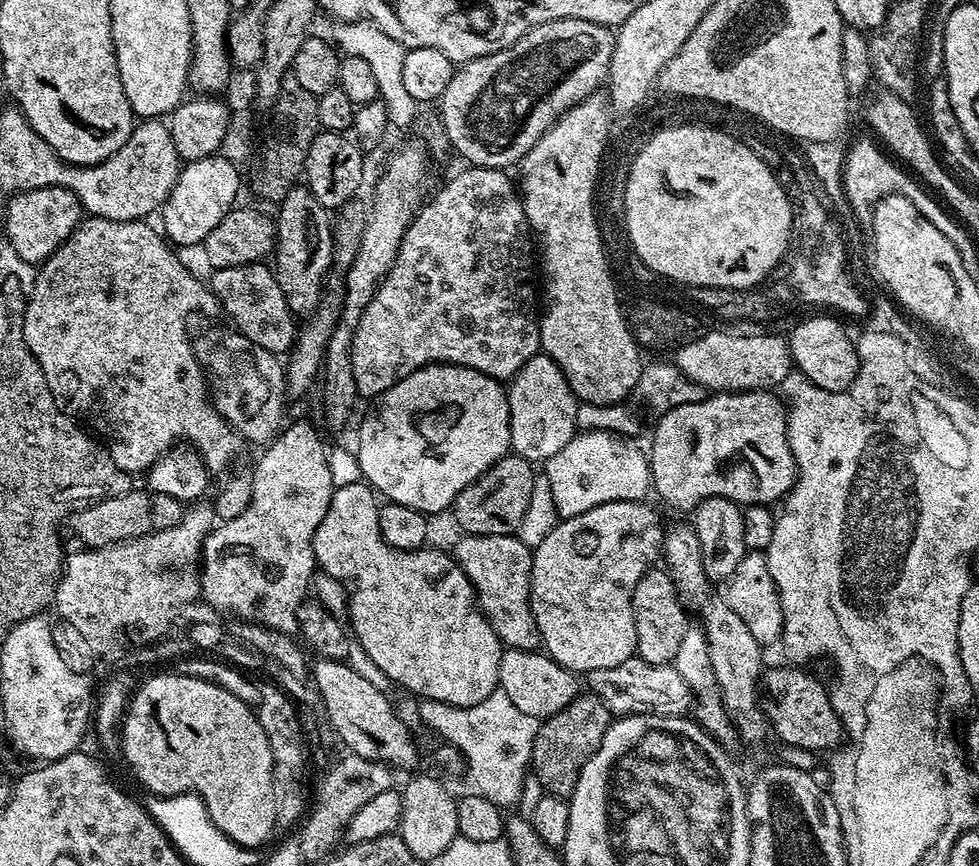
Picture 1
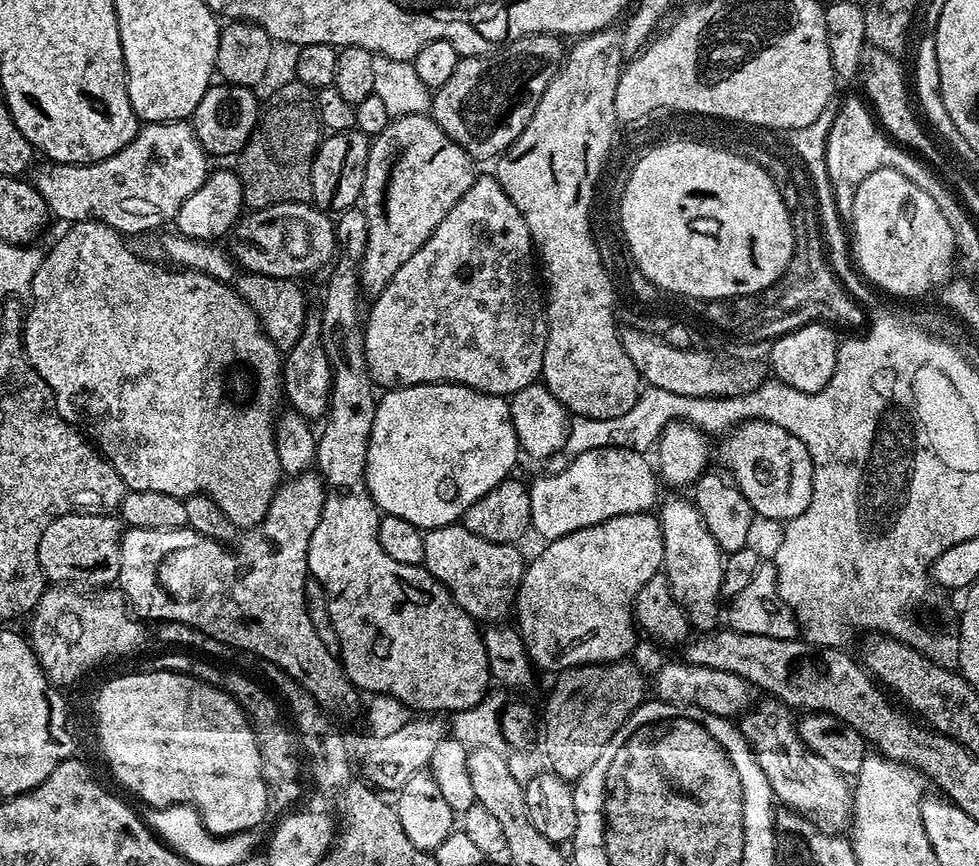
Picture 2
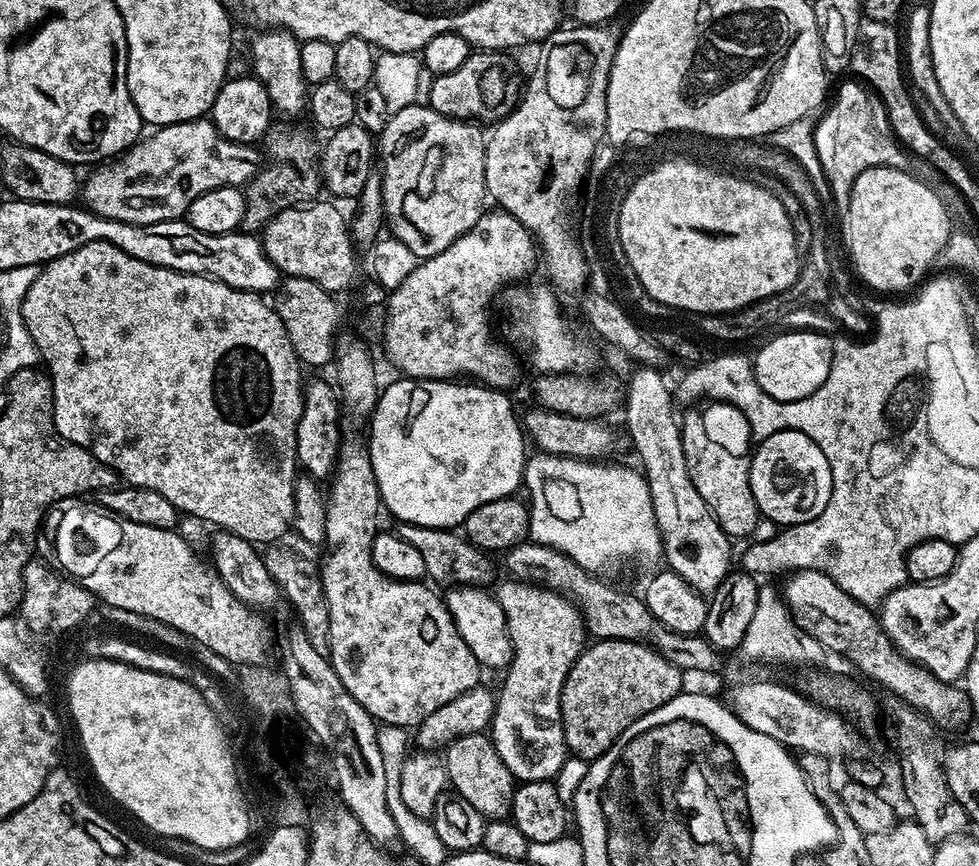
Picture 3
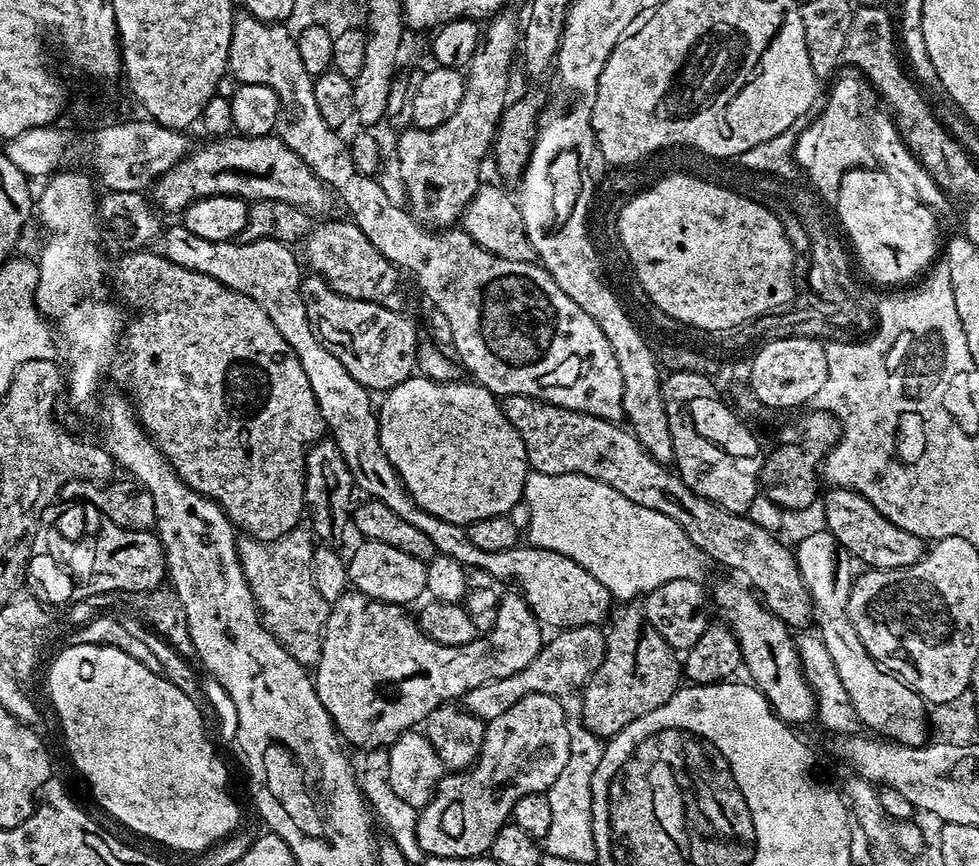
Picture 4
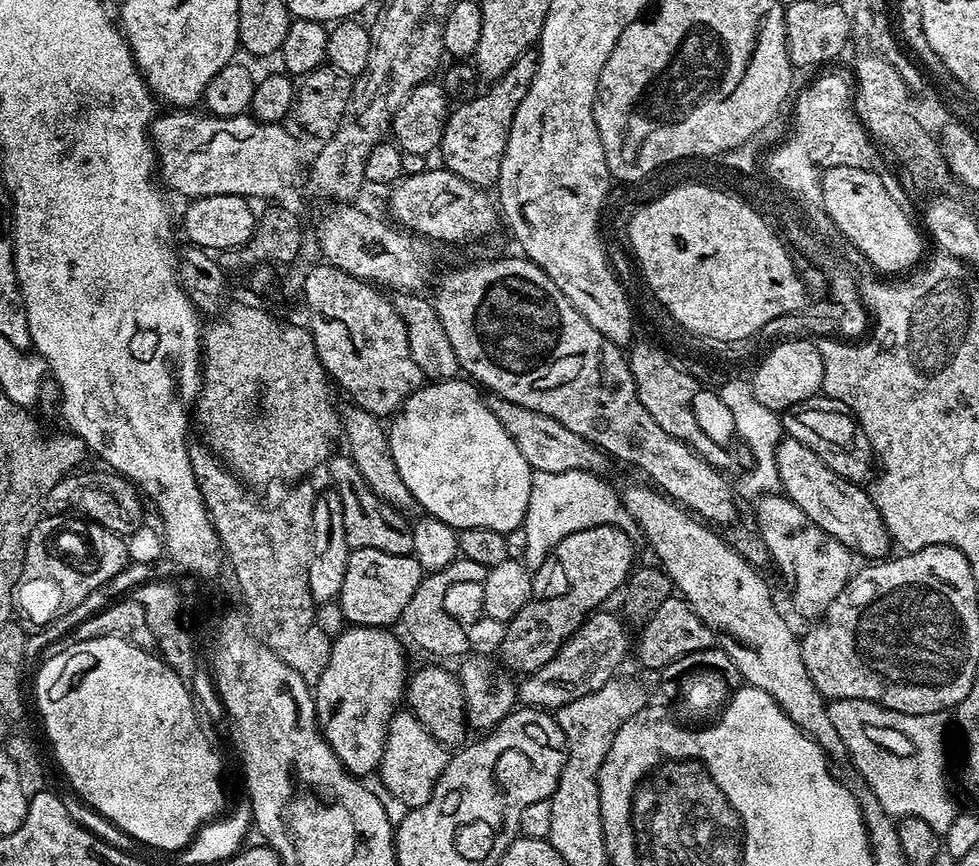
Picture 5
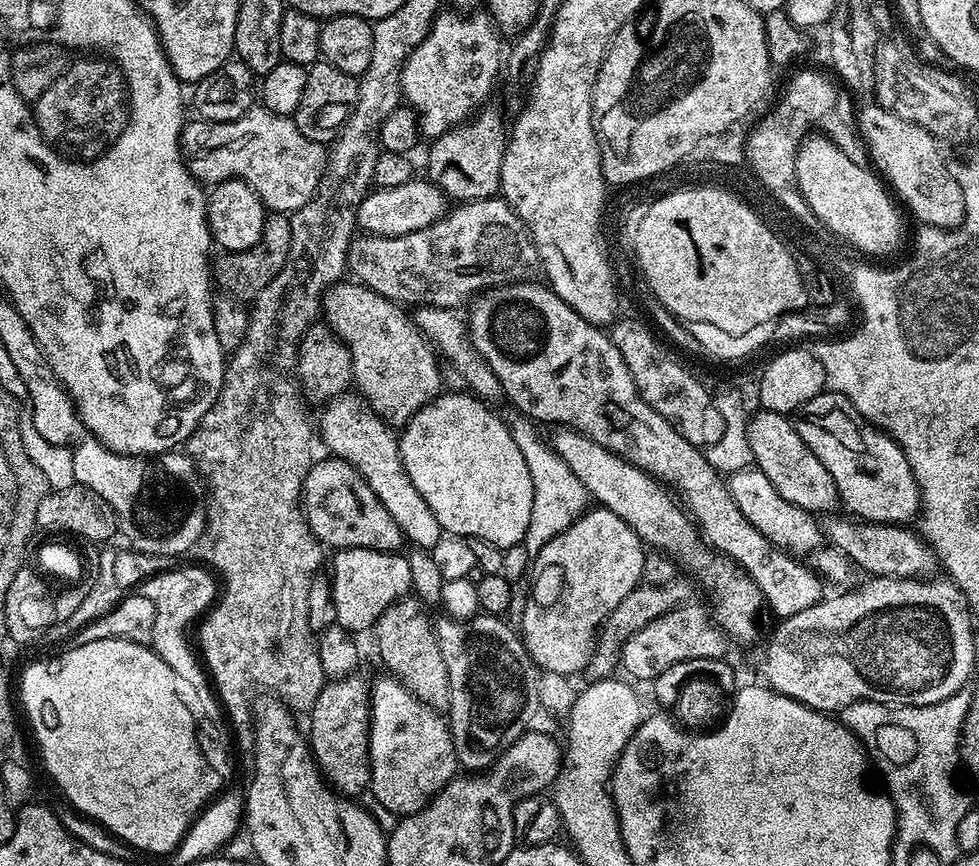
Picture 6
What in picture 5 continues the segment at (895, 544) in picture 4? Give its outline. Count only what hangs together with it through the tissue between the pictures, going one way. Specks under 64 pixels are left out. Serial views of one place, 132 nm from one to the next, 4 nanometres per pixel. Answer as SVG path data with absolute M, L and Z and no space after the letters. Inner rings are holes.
M784 438L780 441L776 448L776 458L783 495L792 500L794 506L798 506L798 510L802 510L802 514L806 514L806 518L810 518L810 522L822 526L822 530L826 530L826 534L838 538L838 542L842 542L842 546L846 546L849 552L857 557L869 556L867 558L869 561L876 562L889 555L888 527L884 525L882 514L876 509L876 503L872 500L867 487L864 488L857 481L848 480L845 476L839 476L837 472L830 470L830 466L823 464L813 454L810 446L802 446L802 442L791 438Z

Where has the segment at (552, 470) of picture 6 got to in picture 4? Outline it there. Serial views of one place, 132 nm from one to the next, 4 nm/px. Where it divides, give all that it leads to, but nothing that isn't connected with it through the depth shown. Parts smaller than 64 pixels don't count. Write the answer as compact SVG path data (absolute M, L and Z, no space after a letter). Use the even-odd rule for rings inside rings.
M529 471L528 480L524 483L523 499L526 501L526 504L528 500L527 543L533 548L545 548L558 554L566 554L566 558L578 562L578 566L582 566L590 574L594 574L594 578L598 578L598 582L602 582L602 586L606 586L606 590L617 601L632 602L637 598L643 598L649 592L653 592L658 586L662 586L662 582L674 582L674 578L697 579L696 556L698 557L698 550L694 546L694 542L690 542L690 538L682 530L682 526L678 526L678 522L674 522L674 518L666 518L666 514L658 514L658 510L646 510L646 506L638 506L638 502L630 502L630 498L622 498L622 494L618 494L618 490L614 490L594 478L586 478L578 474L551 476L550 474Z

